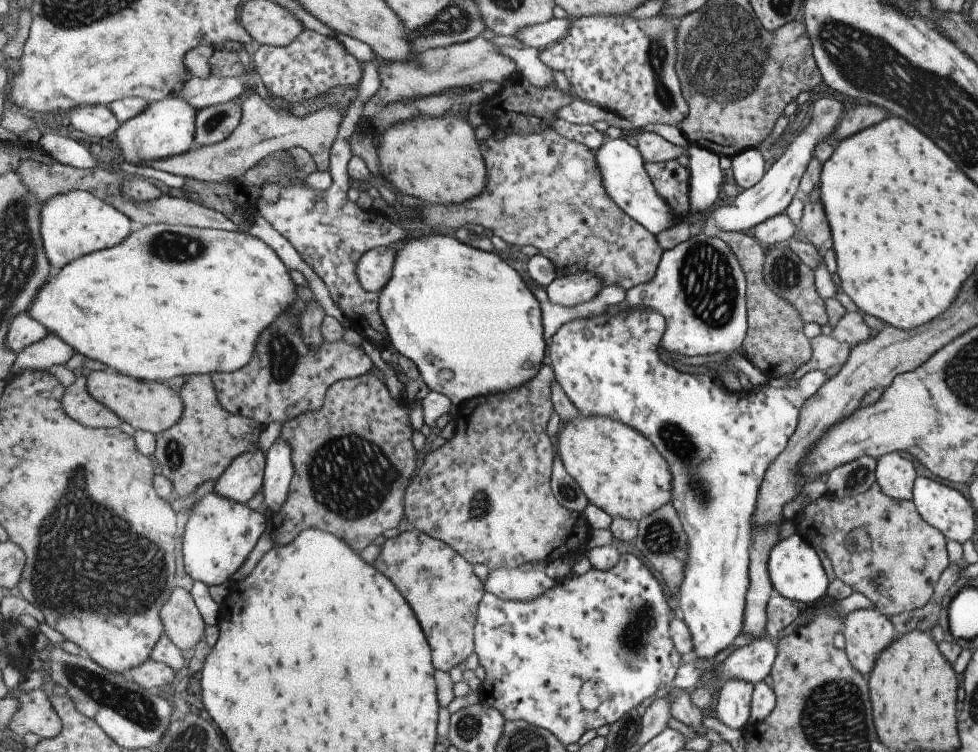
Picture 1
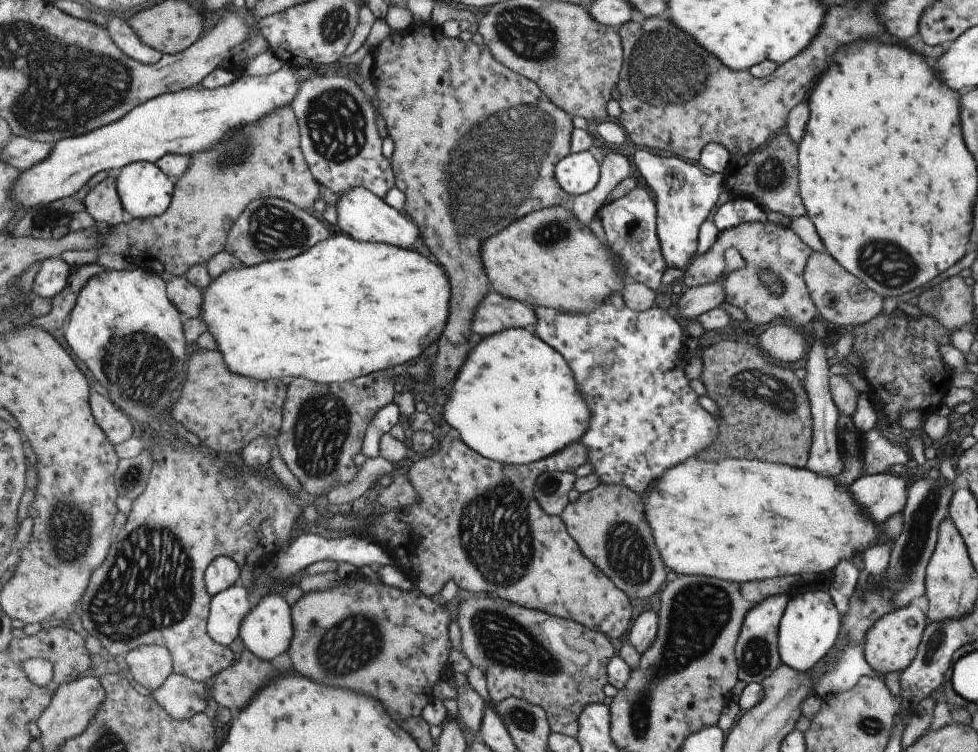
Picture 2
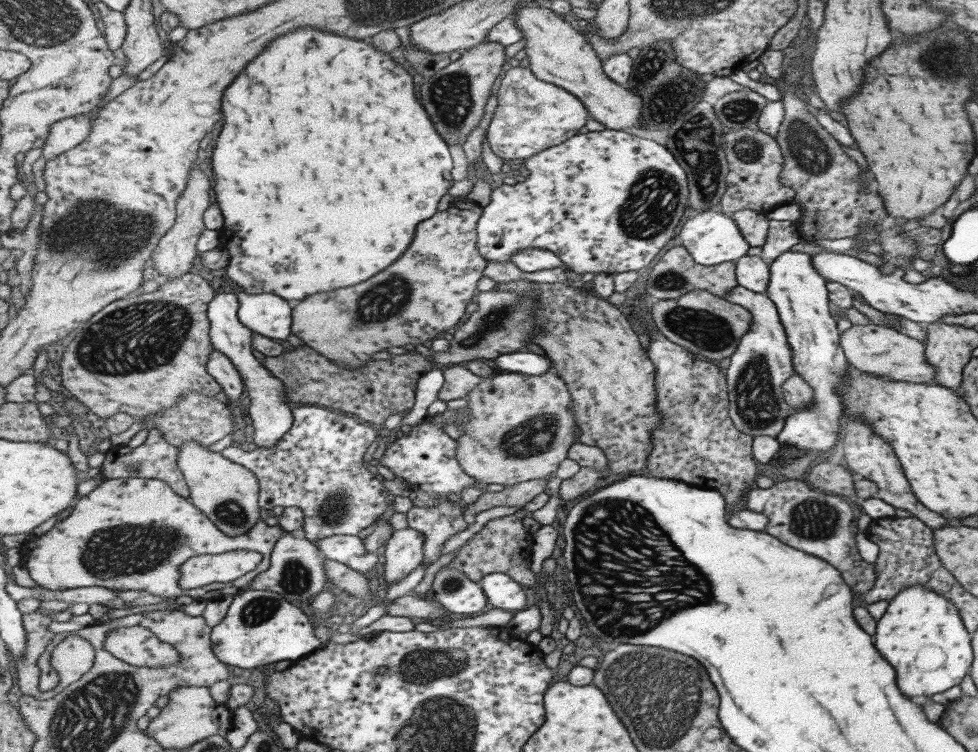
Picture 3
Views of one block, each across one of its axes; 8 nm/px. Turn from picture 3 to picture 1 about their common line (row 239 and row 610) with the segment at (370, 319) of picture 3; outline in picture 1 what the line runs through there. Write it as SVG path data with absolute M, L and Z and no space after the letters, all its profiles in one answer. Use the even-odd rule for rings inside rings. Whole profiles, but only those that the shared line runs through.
M415 528L397 538L383 540L383 554L375 566L381 566L381 570L405 590L405 598L413 602L413 610L417 610L425 634L429 634L435 666L439 670L449 672L477 652L479 602L485 598L487 586L479 580L473 572L473 564L461 552L445 540L437 540Z

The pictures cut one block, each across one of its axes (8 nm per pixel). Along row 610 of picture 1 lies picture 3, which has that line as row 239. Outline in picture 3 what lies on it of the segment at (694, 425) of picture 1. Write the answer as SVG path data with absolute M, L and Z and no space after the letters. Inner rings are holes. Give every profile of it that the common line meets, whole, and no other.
M717 208L715 210L697 212L693 218L689 218L681 226L677 242L689 252L689 256L693 258L693 262L697 262L701 266L707 266L707 268L723 264L723 262L737 262L743 256L747 256L747 248L751 248L745 242L745 238L741 236L737 224L733 222L733 218L721 214Z

